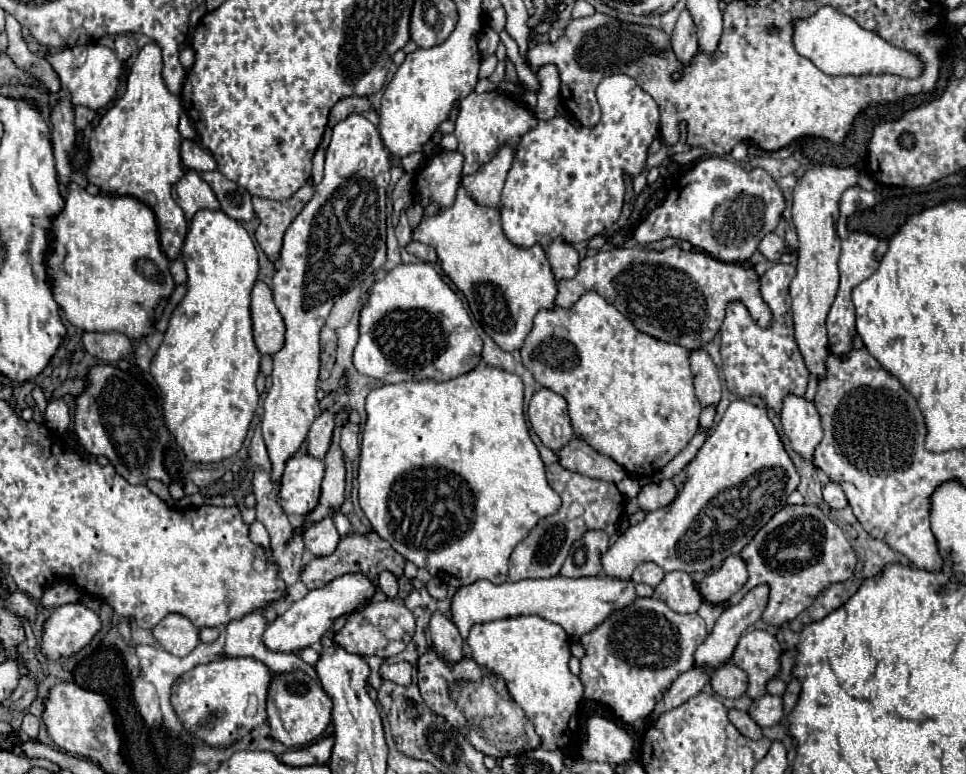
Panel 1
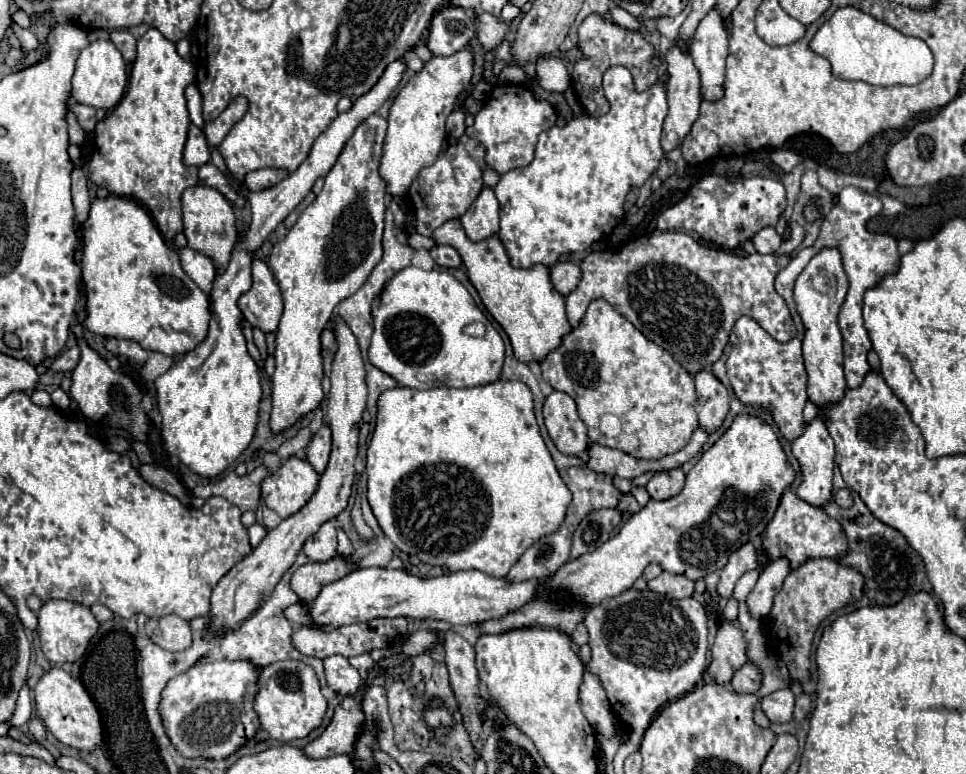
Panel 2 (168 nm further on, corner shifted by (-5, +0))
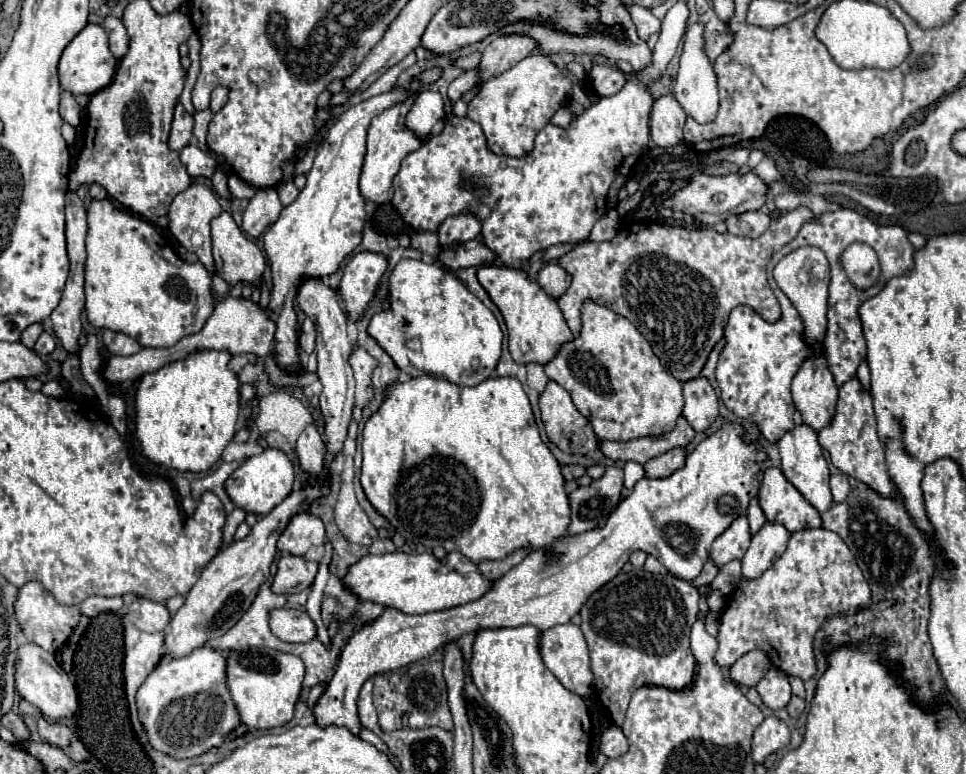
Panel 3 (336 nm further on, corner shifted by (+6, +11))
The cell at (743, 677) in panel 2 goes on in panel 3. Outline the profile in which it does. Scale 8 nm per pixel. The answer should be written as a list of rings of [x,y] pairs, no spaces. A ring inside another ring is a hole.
[[[749,651],[731,665],[729,677],[737,685],[755,687],[769,667],[771,667],[771,661],[763,651]]]

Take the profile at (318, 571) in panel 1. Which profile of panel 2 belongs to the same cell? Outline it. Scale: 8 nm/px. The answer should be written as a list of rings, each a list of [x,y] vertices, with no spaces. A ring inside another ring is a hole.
[[[332,558],[328,562],[306,562],[292,574],[290,588],[298,594],[302,604],[312,604],[316,596],[320,594],[320,588],[324,584],[330,584],[334,580],[340,580],[344,574],[352,572],[356,564],[348,564],[344,558]]]

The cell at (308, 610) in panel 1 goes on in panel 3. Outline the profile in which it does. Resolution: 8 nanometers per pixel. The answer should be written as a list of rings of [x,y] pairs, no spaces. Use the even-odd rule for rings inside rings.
[[[399,551],[385,555],[365,555],[355,565],[351,565],[343,577],[343,589],[351,591],[357,601],[379,603],[411,615],[443,611],[481,599],[491,589],[491,585],[493,581],[485,579],[477,565],[457,551],[443,559],[437,559],[431,553],[407,555]]]

